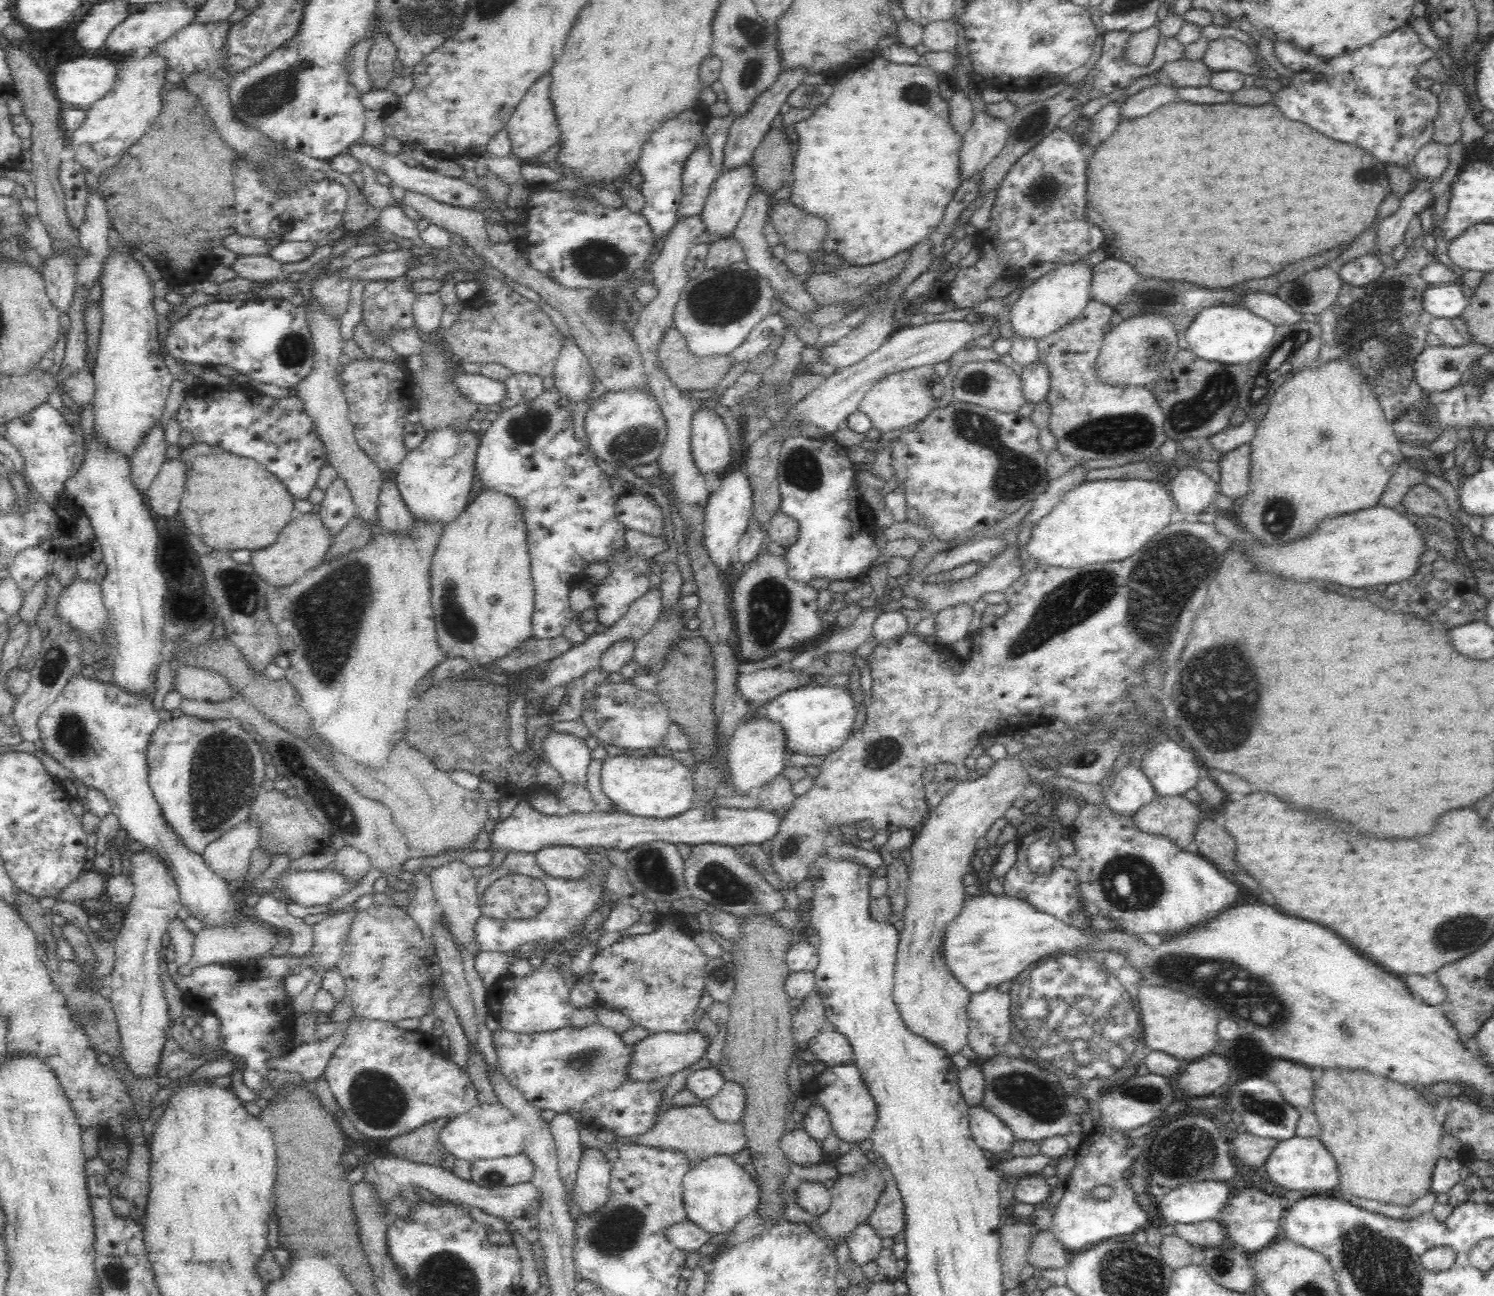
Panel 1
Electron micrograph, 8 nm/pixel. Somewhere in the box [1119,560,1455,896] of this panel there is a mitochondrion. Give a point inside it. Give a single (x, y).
(1220, 712)

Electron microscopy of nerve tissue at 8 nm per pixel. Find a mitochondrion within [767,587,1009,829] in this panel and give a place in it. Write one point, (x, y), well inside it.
(886, 752)

